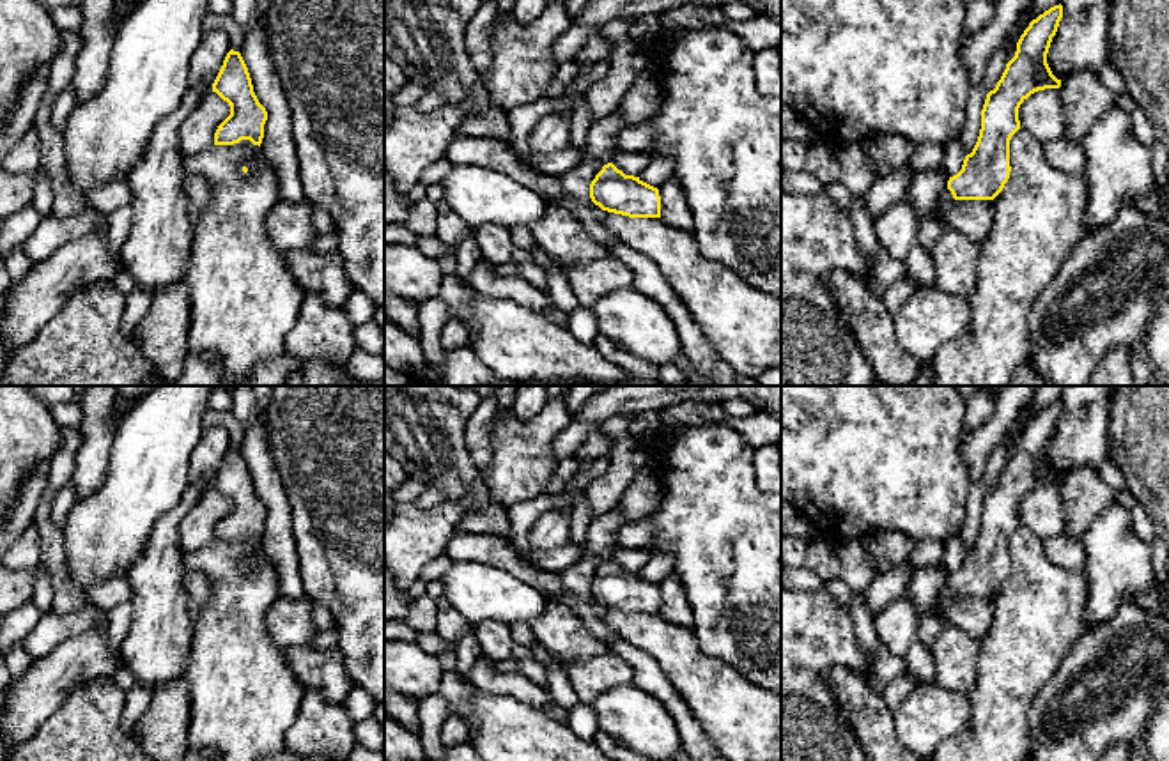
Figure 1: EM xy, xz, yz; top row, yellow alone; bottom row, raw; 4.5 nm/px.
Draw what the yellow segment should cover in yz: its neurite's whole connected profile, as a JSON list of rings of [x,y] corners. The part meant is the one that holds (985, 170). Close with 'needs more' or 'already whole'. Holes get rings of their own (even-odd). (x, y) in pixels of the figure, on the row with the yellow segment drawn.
[[[1054,5],[1029,23],[1017,42],[1015,57],[995,88],[987,94],[981,110],[981,129],[962,170],[949,177],[932,214],[942,223],[942,216],[958,200],[994,200],[1010,179],[1010,140],[1020,129],[1018,108],[1034,92],[1059,88],[1047,53],[1063,18],[1063,5]]]; needs more

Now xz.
[[[613,163],[602,166],[590,184],[590,198],[602,211],[629,218],[661,218],[659,189],[625,175]]]; already whole

